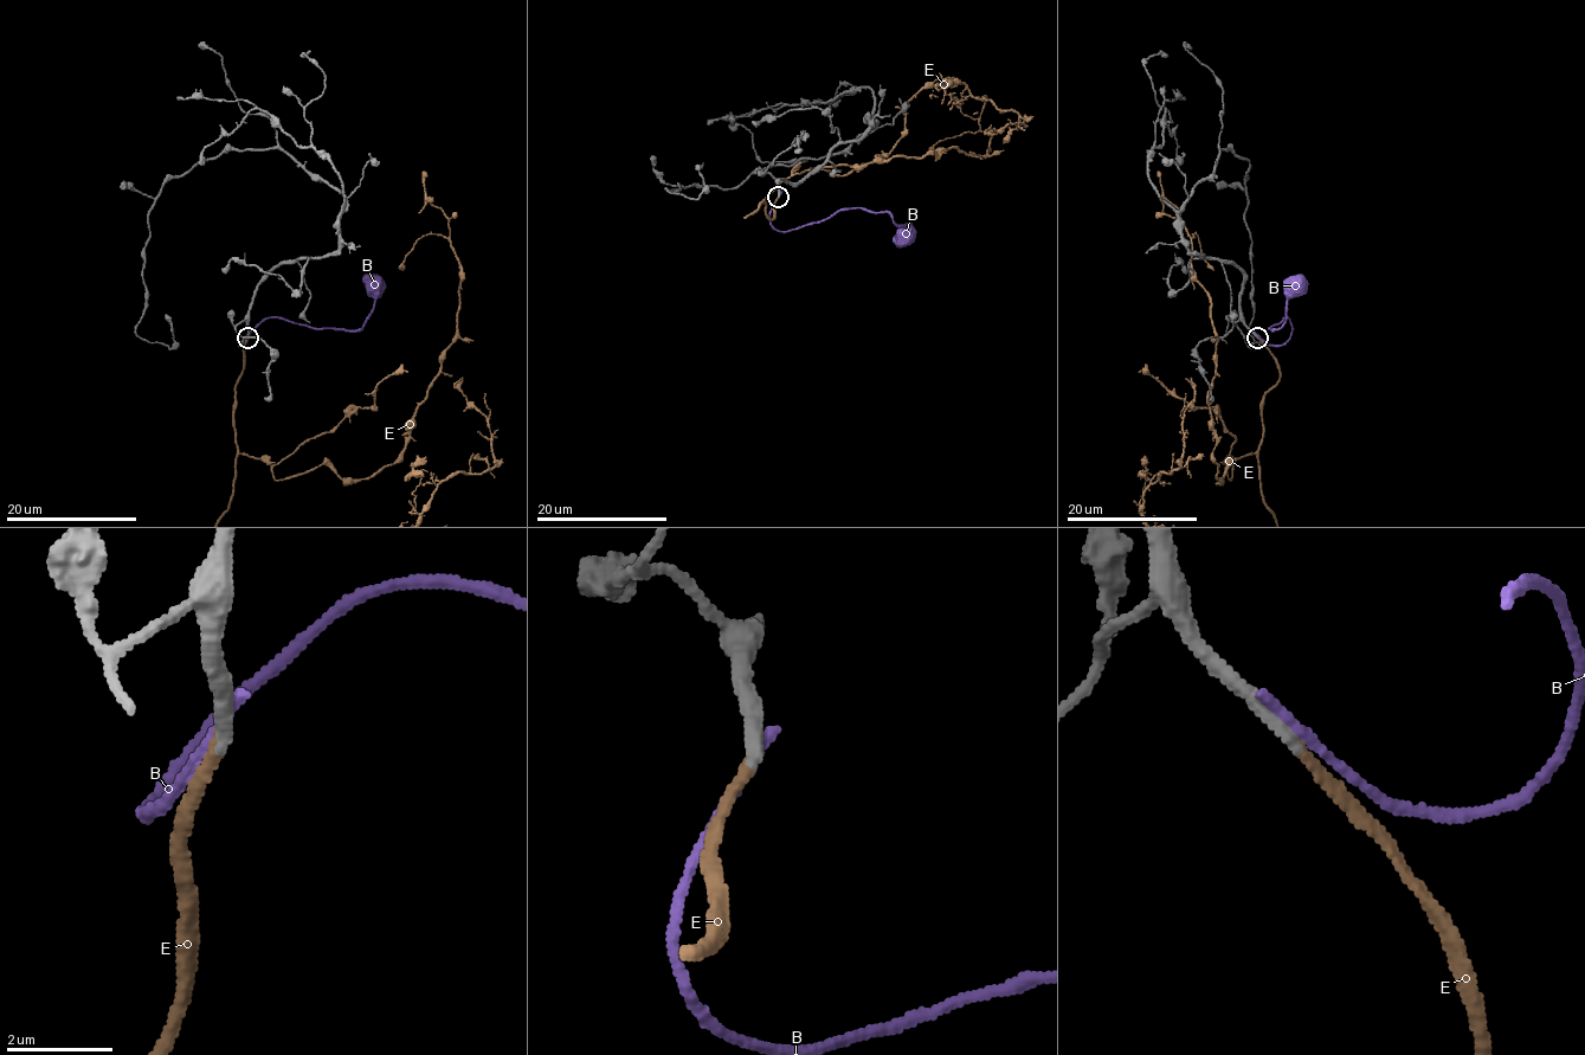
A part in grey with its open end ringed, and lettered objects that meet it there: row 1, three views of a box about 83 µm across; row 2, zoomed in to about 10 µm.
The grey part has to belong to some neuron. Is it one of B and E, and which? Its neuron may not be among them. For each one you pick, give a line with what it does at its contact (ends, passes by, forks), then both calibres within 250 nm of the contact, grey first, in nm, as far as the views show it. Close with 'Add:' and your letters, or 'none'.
E: It ends there. Thickness 300 nm (grey) against 200 nm
Add: E

